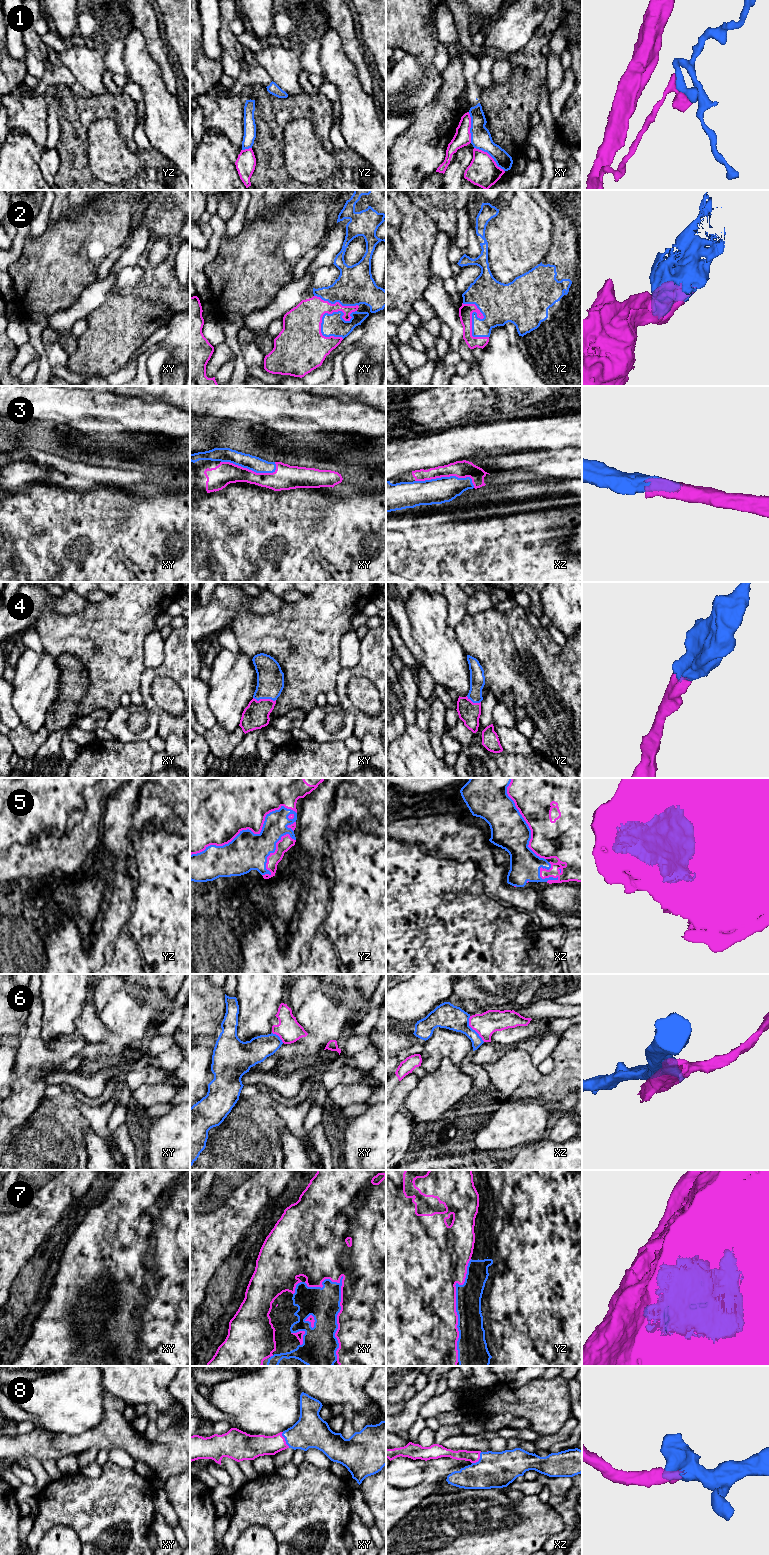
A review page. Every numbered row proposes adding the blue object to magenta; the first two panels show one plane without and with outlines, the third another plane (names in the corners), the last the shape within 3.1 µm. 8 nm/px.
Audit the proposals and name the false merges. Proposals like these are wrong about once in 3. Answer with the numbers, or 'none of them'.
1, 6

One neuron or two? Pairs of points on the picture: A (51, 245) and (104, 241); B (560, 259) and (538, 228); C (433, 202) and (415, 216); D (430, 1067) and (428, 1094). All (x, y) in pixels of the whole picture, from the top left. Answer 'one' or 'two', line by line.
A: one
B: two
C: two
D: two

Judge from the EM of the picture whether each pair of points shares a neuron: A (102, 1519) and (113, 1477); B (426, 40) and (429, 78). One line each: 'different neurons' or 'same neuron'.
A: same neuron
B: different neurons

